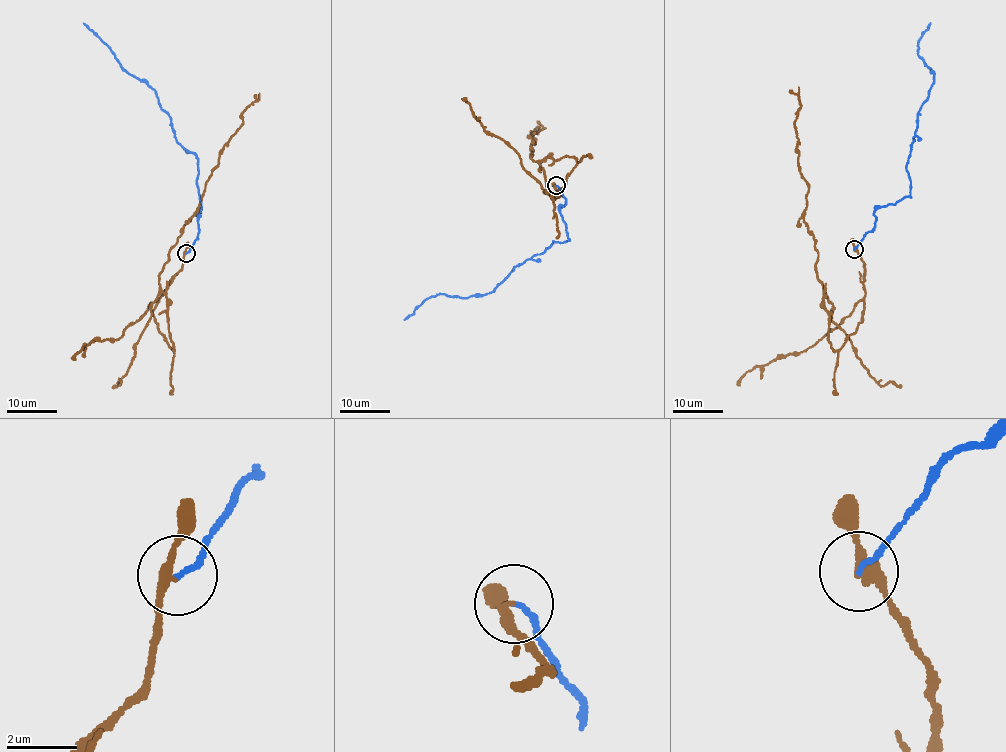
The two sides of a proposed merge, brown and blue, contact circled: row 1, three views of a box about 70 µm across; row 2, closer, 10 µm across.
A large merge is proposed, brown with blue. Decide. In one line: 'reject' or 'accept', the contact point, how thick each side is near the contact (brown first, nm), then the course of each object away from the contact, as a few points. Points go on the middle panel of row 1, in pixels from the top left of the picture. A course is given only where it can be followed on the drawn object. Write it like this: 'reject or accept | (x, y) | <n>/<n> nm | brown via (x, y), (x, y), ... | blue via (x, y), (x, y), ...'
reject | (556, 185) | 240/120 nm | brown via (556, 185), (561, 194), (553, 199), (577, 159), (533, 161), (530, 134), (543, 127), (536, 121) | blue via (556, 185), (565, 203), (560, 211), (568, 240), (554, 241), (493, 291), (461, 297), (440, 293), (404, 320)

